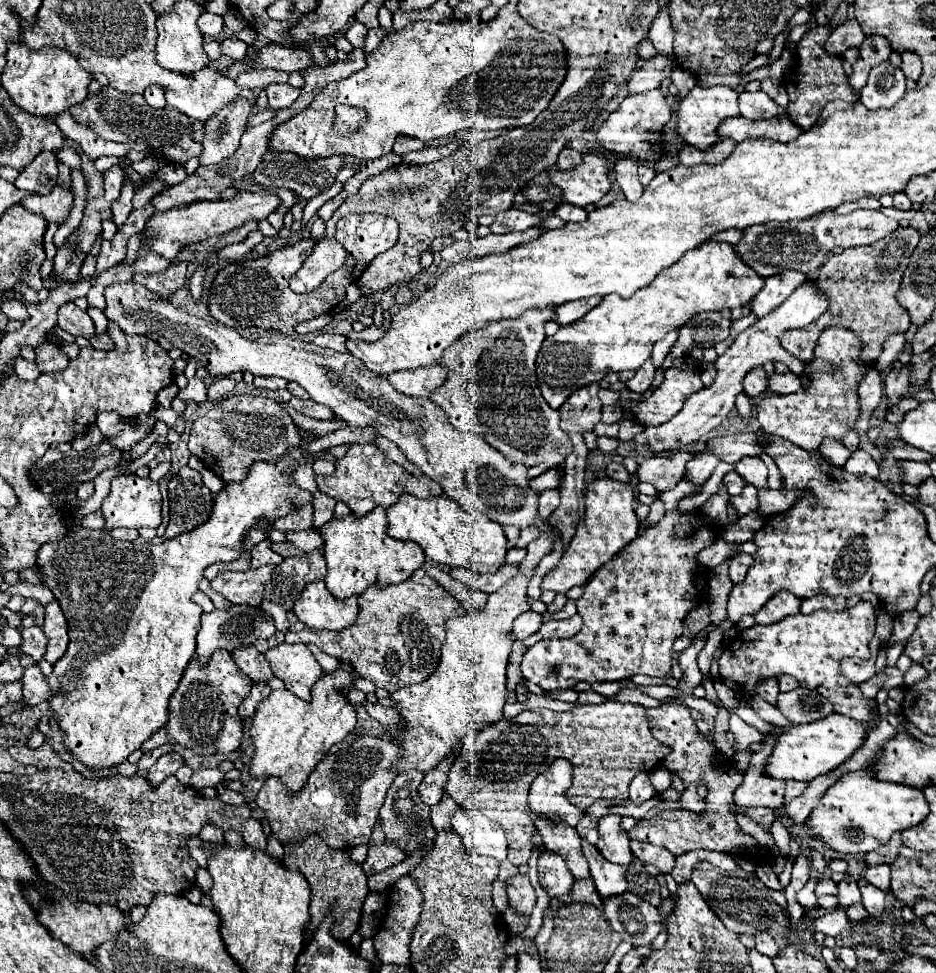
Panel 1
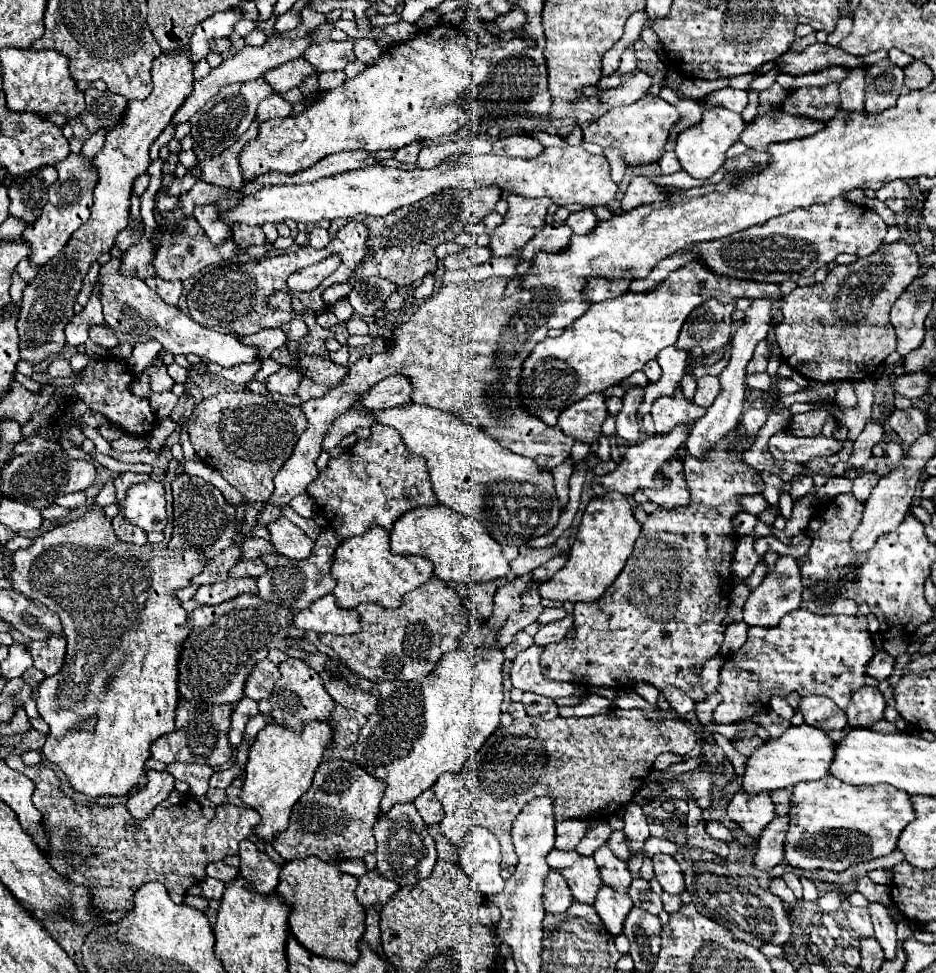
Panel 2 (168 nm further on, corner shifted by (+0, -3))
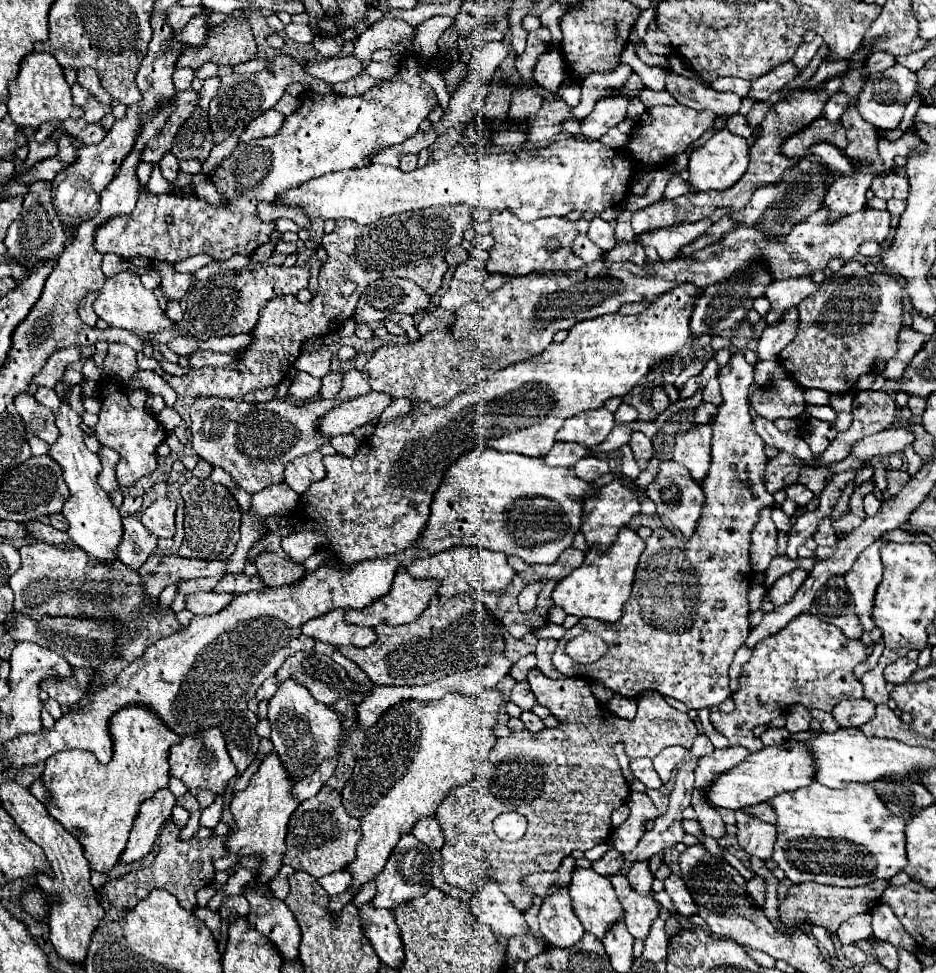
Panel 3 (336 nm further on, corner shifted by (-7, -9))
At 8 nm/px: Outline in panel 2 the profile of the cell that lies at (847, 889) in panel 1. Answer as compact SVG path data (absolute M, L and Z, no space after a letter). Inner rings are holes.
M850 906L846 918L848 918L850 928L858 934L858 938L874 938L874 928L872 928L872 920L870 920L868 910Z

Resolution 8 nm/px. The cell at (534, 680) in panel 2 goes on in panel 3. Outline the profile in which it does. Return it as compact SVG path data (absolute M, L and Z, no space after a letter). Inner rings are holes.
M523 680L523 682L517 682L515 684L515 688L511 690L511 702L515 702L517 706L521 706L521 710L531 710L535 704L537 704L537 700L535 700L535 694L531 692L531 686L527 684L527 680Z

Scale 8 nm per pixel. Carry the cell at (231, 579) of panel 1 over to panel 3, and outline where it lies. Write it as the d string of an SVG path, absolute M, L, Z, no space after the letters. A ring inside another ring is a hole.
M203 592L203 594L191 594L187 596L187 608L193 614L217 614L223 608L229 606L229 602L235 598L235 594L221 594L221 592Z

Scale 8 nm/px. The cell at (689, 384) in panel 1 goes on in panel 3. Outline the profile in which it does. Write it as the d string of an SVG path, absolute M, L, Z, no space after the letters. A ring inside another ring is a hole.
M693 424L683 432L673 446L671 458L683 464L691 476L701 482L709 470L709 448L711 448L711 424Z

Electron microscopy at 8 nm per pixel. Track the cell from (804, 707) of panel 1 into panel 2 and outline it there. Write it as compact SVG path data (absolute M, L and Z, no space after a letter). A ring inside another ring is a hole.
M824 696L802 698L800 712L804 714L806 724L820 730L844 730L848 726L846 712L834 706L834 702Z

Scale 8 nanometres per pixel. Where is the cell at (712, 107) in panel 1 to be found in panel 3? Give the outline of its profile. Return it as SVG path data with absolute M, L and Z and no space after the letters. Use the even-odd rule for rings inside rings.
M727 128L717 130L703 146L695 148L689 156L689 182L697 190L725 190L733 186L747 170L749 144L743 136L731 134Z

